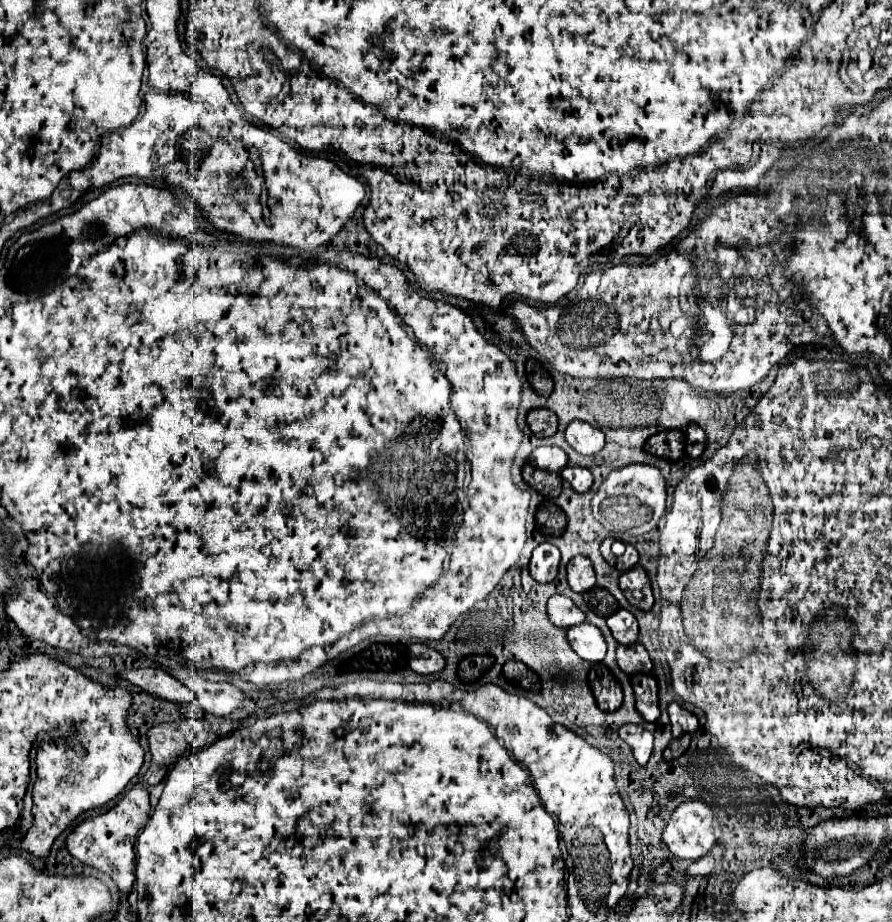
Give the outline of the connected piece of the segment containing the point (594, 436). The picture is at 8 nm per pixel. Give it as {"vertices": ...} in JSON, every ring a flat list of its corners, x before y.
{"vertices":[[572,420,566,426,566,442,578,452,578,454,596,454,604,448,604,434,596,428,592,428,588,422]]}

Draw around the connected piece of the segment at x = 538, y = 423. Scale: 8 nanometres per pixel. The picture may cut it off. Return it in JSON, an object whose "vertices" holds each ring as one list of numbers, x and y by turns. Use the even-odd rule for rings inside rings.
{"vertices":[[534,408,528,412,528,428,532,430,534,436,538,438,546,438,556,434,556,426,558,426,558,418,554,412,546,410,546,408]]}

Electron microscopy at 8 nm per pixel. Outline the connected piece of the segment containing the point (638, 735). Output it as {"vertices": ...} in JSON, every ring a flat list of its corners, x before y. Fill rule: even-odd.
{"vertices":[[624,724,620,726,618,734,632,748,636,762,644,766,652,754,652,734,642,724]]}

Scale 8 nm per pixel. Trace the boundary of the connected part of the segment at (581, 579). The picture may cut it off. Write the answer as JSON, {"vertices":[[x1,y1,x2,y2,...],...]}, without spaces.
{"vertices":[[576,556,566,566,568,572,568,584,574,592,584,592,596,584,592,562,586,556]]}

